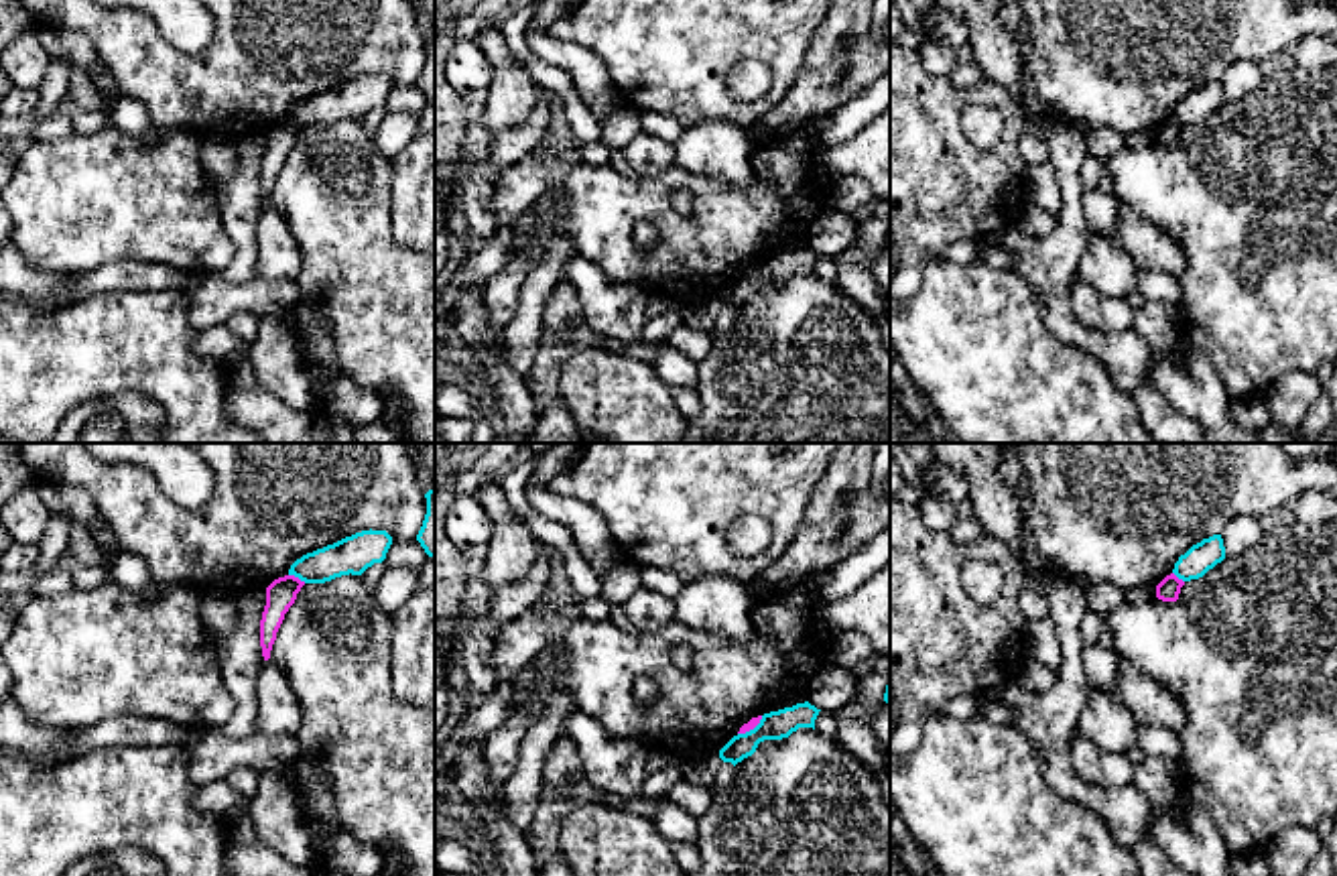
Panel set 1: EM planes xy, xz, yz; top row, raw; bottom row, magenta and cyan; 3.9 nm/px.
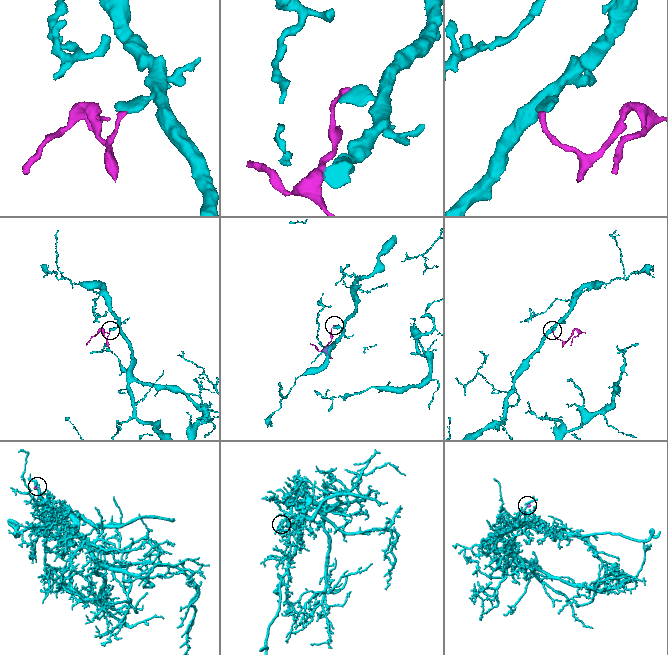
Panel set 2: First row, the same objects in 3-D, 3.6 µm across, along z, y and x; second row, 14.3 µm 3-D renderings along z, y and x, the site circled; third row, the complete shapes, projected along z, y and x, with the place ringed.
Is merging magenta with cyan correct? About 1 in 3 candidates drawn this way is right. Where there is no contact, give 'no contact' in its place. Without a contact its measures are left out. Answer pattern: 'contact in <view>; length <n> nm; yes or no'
contact in xy; length 80 nm; no

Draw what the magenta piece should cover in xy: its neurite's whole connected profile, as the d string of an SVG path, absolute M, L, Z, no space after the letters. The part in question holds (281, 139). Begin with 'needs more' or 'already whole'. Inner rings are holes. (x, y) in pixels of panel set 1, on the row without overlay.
already whole; M284 120L274 124L266 132L266 150L260 165L260 191L264 205L270 203L270 195L276 185L276 177L284 165L284 159L295 148L297 138L301 136L303 130L305 126L301 126L299 122Z

